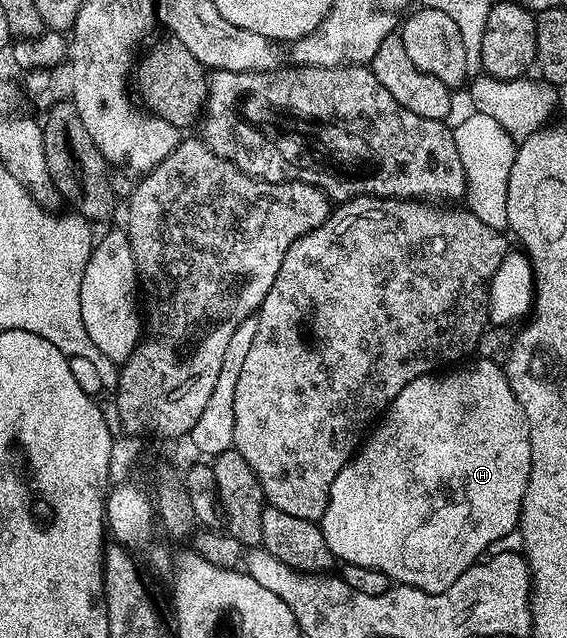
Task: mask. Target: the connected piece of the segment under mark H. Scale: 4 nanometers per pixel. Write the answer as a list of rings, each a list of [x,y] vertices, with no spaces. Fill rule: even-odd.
[[[478,358],[476,362],[470,367],[458,366],[444,373],[421,375],[415,381],[408,383],[389,404],[380,422],[372,428],[373,436],[371,436],[371,431],[360,450],[341,470],[339,477],[335,477],[331,485],[327,513],[319,521],[321,532],[331,549],[334,560],[342,564],[354,563],[355,565],[367,565],[371,569],[379,569],[387,573],[387,577],[394,584],[417,587],[420,591],[434,595],[455,585],[455,581],[459,581],[464,571],[478,562],[492,548],[494,541],[518,530],[521,502],[525,496],[527,481],[531,473],[529,428],[525,426],[525,414],[511,389],[504,366],[494,363],[491,359]]]

